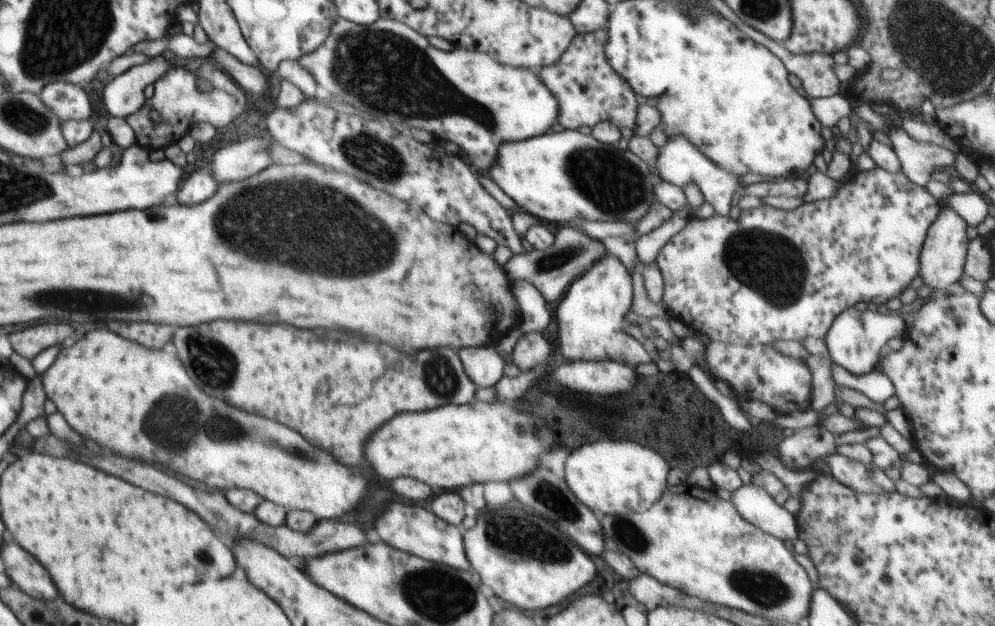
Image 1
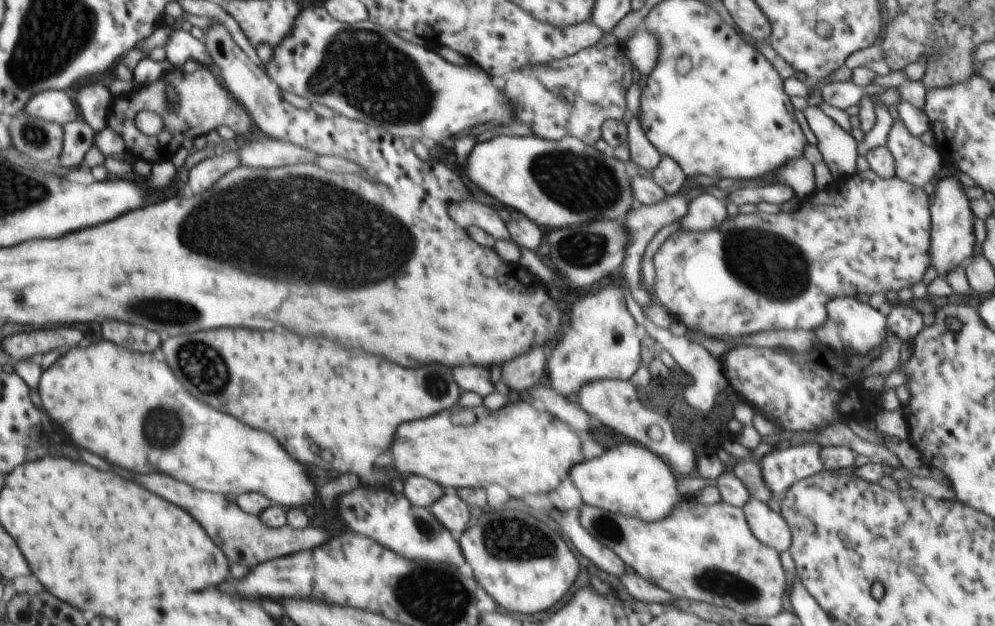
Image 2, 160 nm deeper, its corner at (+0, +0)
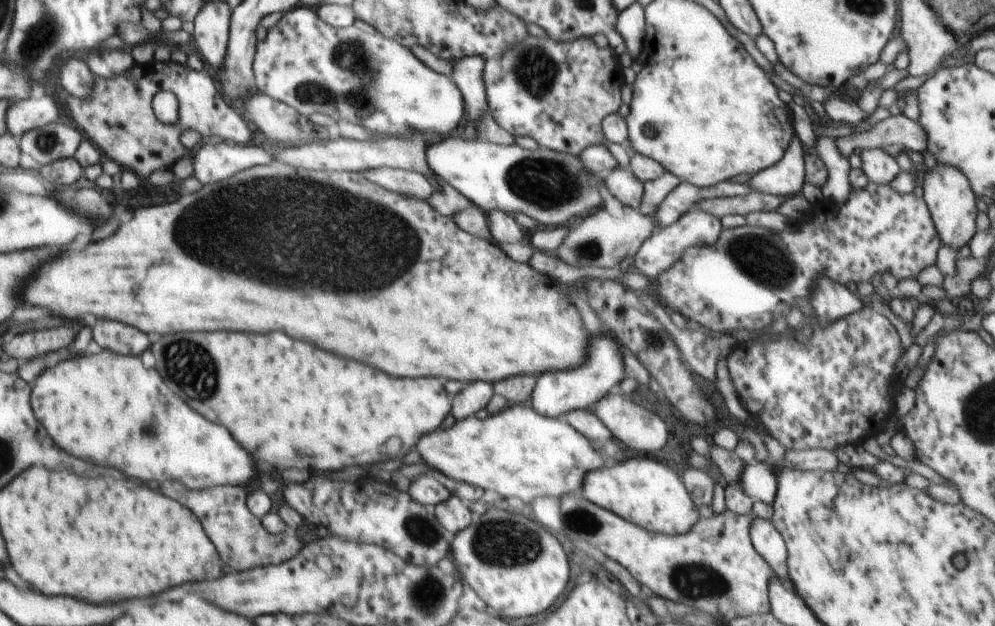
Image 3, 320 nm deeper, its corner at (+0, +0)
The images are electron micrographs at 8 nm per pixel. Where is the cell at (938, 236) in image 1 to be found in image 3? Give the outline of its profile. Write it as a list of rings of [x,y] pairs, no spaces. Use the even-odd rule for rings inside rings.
[[[938,163],[936,168],[925,173],[922,190],[924,202],[928,206],[941,244],[958,251],[969,245],[977,232],[976,220],[979,210],[976,207],[978,197],[972,191],[968,178],[954,166]]]

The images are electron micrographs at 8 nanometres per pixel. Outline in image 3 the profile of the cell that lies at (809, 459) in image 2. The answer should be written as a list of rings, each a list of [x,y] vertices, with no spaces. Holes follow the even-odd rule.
[[[785,459],[772,462],[753,462],[746,465],[740,474],[740,486],[742,492],[746,492],[753,500],[773,505],[778,490],[776,472],[780,468],[793,468]]]

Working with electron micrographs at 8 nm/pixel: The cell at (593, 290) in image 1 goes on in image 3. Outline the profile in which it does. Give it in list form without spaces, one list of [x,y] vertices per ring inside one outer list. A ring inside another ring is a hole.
[[[612,332],[606,335],[595,335],[590,342],[588,360],[574,369],[542,374],[532,391],[528,404],[539,414],[550,418],[563,418],[563,415],[575,410],[591,410],[624,378],[624,363],[621,350],[624,346]]]

